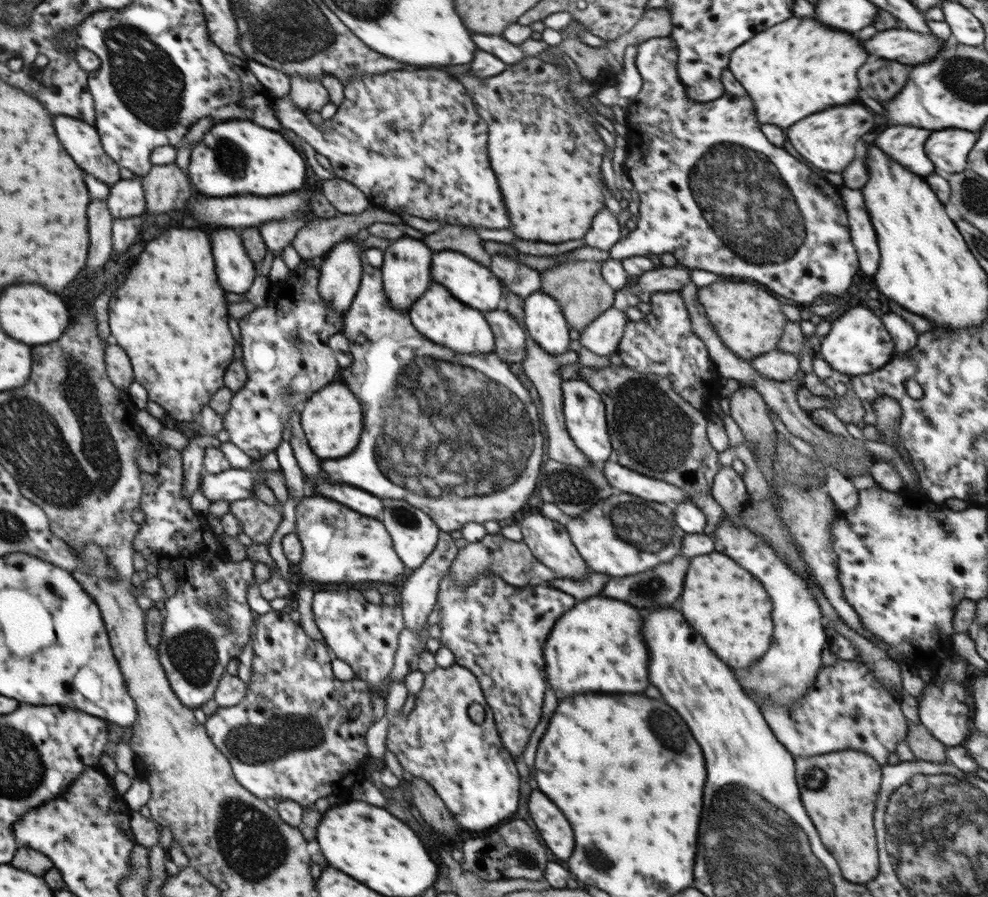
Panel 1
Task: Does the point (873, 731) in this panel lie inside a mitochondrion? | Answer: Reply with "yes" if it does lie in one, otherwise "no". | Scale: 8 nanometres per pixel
no

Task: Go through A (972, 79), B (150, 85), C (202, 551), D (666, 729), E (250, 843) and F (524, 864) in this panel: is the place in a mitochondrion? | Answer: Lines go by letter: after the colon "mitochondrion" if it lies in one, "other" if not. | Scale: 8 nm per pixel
A: mitochondrion
B: mitochondrion
C: other
D: mitochondrion
E: mitochondrion
F: mitochondrion

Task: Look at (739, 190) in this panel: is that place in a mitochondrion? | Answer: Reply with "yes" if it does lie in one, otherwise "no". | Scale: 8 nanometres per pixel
yes

